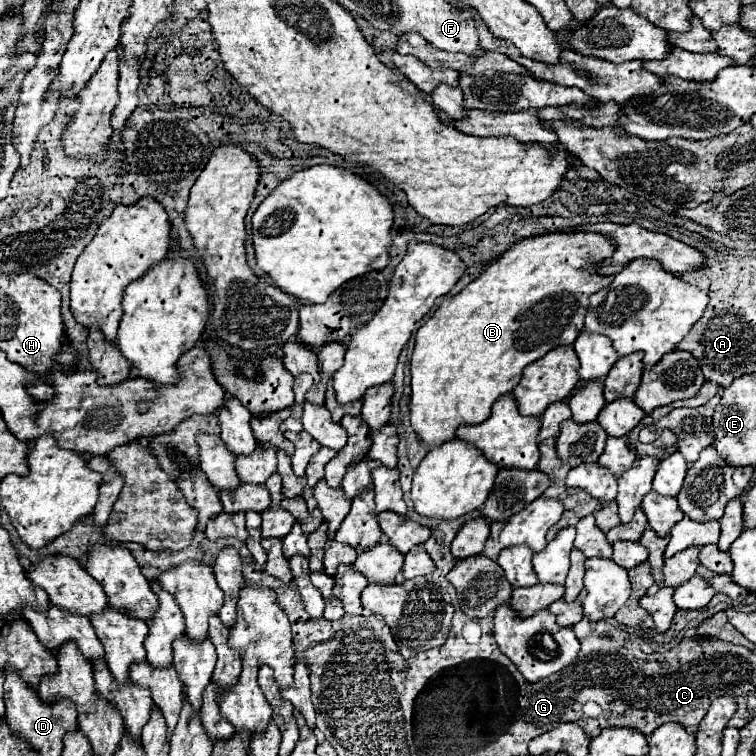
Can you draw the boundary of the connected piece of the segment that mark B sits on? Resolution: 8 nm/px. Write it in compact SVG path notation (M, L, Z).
M552 232L524 238L508 248L498 260L492 260L462 292L446 298L434 316L418 328L410 360L412 394L408 416L418 440L424 446L434 448L450 442L456 436L458 426L488 420L494 400L518 386L524 366L542 358L556 346L572 344L582 330L584 308L588 308L590 294L610 284L610 278L602 278L594 268L598 260L612 252L614 244L606 236L592 232Z

